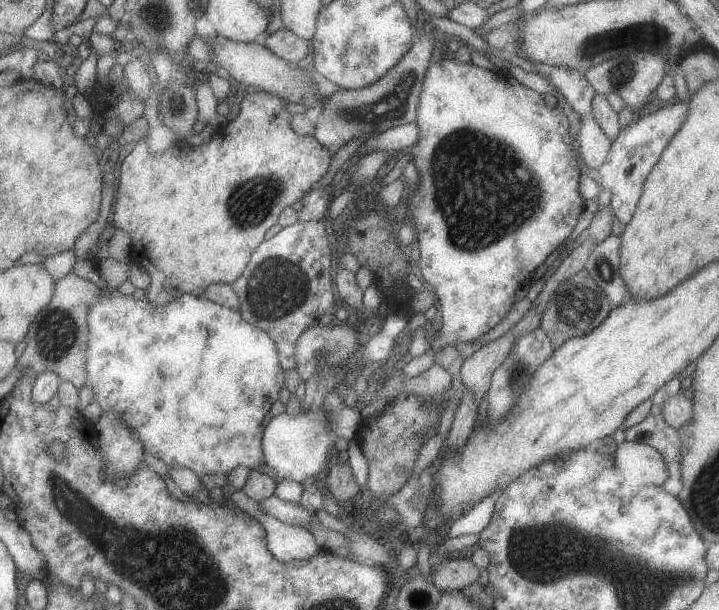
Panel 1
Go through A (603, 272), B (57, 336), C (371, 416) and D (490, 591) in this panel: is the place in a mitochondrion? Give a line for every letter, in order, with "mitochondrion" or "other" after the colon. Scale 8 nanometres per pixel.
A: mitochondrion
B: mitochondrion
C: other
D: other

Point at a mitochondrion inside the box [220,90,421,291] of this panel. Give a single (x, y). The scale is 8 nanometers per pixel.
(246, 210)

